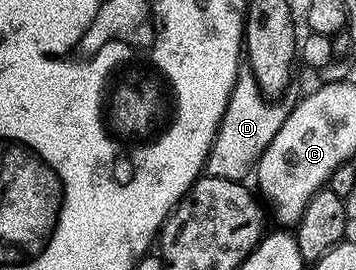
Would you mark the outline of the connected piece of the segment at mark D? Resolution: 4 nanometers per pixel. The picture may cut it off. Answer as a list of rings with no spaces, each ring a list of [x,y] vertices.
[[[248,70],[239,71],[224,118],[214,135],[210,153],[206,159],[205,175],[229,180],[242,180],[251,175],[262,152],[272,142],[285,122],[287,105],[266,97],[256,78]]]

